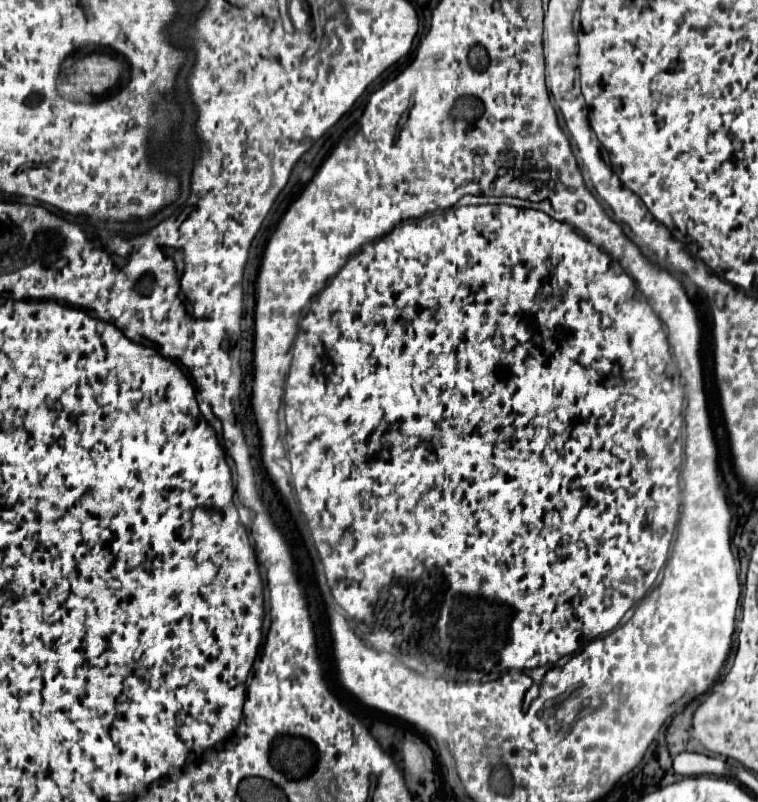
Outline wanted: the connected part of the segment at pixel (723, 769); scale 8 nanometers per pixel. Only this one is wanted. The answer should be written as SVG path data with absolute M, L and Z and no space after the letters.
M679 753L673 759L673 769L679 775L685 777L697 777L697 775L727 775L727 763L719 757L707 757L701 753Z

